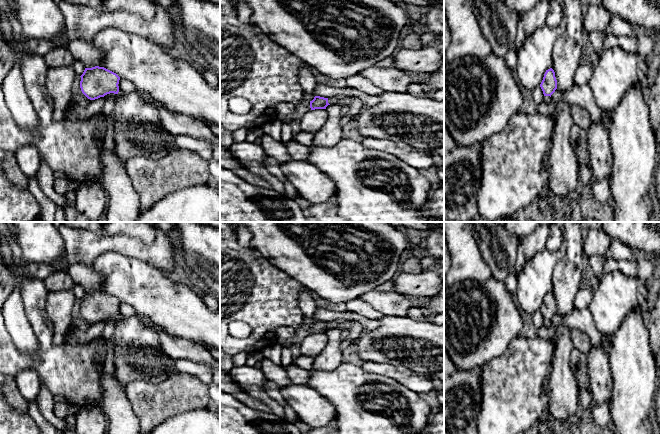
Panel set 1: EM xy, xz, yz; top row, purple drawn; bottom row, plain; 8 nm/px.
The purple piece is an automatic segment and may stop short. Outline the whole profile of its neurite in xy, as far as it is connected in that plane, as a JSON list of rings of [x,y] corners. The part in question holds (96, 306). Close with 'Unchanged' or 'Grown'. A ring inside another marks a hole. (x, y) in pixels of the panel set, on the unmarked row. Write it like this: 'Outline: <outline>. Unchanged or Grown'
Outline: [[[104,291],[85,292],[80,301],[81,315],[90,324],[104,321],[110,317],[118,318],[119,316],[120,301]]]. Unchanged

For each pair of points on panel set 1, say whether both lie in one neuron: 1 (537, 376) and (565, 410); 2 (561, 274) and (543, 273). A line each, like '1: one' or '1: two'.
1: two
2: two

